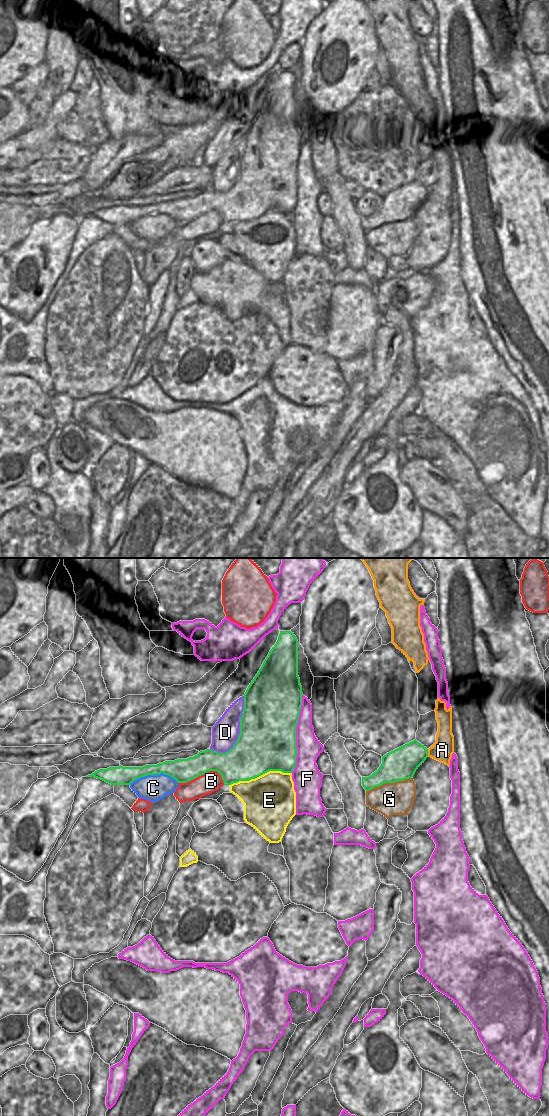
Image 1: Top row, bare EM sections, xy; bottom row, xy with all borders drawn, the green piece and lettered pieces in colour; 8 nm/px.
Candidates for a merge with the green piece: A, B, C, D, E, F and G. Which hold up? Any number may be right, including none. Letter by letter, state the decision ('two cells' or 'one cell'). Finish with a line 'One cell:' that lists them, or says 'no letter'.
A: two cells
B: two cells
C: two cells
D: one cell
E: two cells
F: two cells
G: two cells
One cell: D

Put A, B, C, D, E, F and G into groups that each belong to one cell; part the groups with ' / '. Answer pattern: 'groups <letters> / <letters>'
groups A / B / C / D / E / F / G

